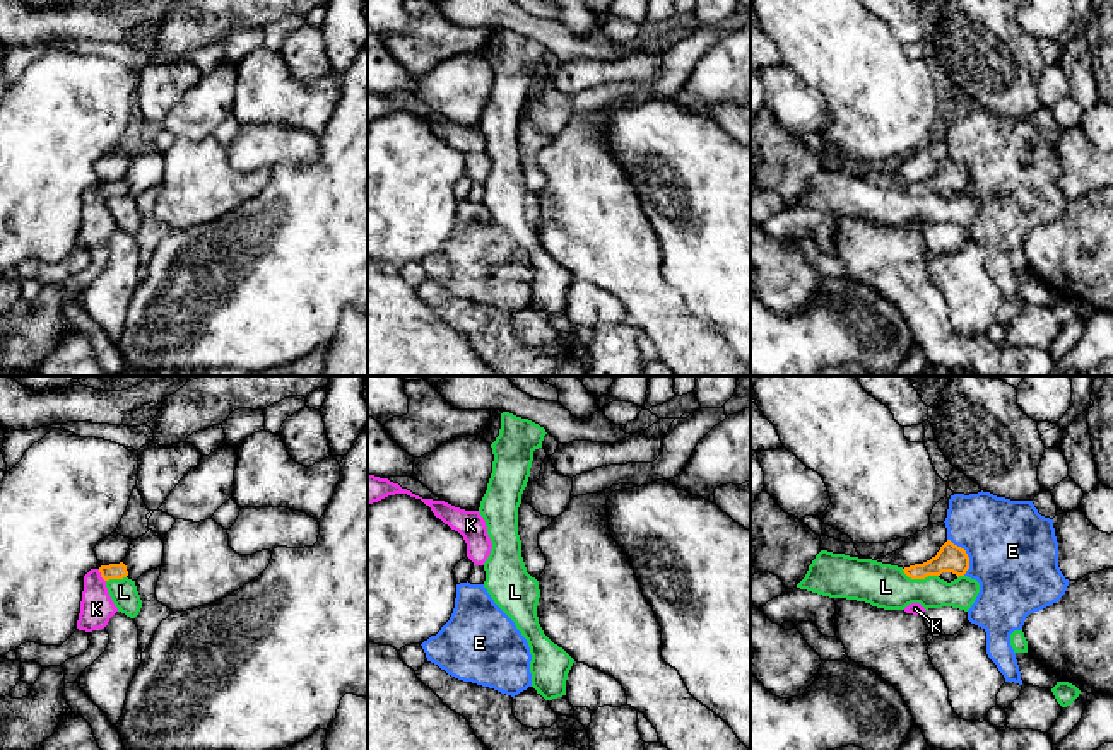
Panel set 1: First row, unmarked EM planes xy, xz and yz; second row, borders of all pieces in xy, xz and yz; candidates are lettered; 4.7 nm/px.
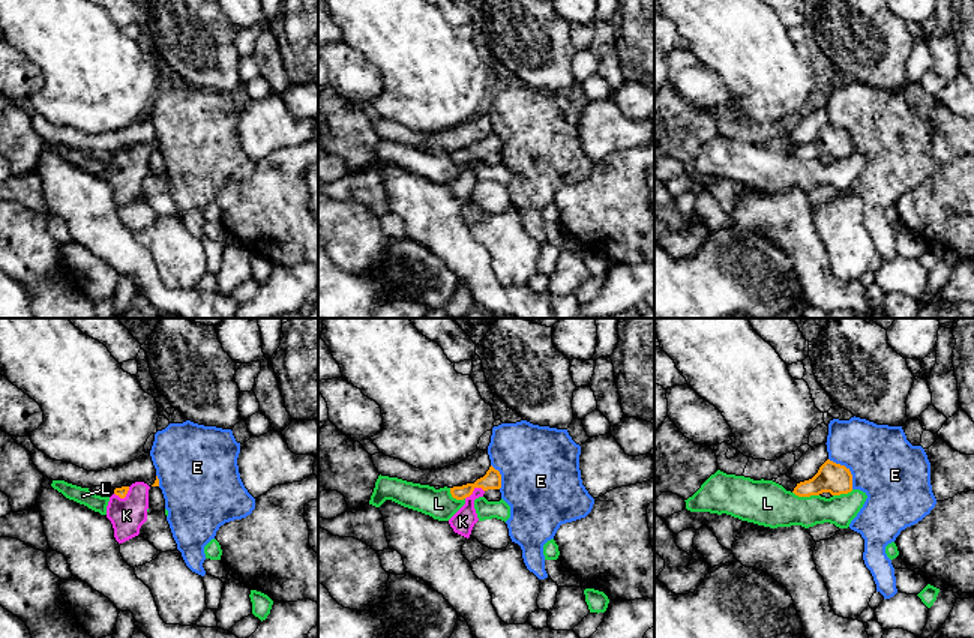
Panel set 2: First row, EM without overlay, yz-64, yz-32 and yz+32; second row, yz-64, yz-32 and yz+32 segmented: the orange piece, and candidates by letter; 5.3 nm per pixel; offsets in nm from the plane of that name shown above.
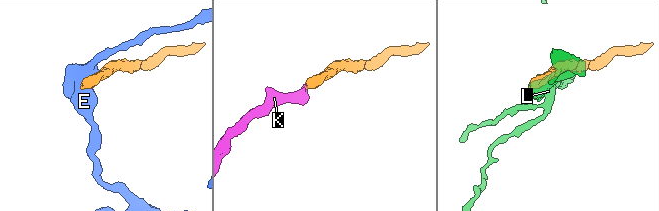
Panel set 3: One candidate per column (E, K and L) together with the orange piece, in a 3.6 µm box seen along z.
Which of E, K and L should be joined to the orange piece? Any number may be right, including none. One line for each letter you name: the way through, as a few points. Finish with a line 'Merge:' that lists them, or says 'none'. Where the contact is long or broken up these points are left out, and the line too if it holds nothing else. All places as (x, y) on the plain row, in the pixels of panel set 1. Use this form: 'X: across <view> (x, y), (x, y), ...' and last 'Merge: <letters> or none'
K: across xy (113, 188), (101, 193), (96, 226)
Merge: K

